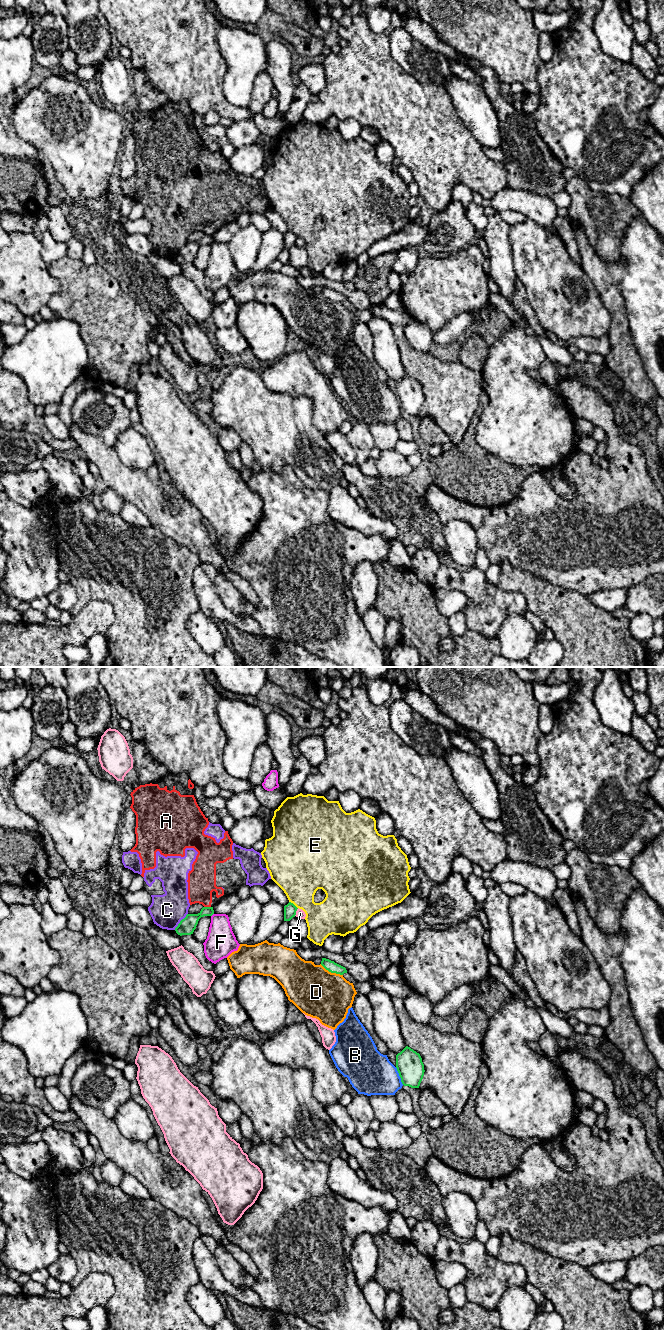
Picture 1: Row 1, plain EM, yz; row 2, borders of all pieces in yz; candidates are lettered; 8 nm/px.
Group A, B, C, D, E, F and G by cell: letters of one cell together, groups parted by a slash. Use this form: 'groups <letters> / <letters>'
groups A C / B / D / E / F / G

